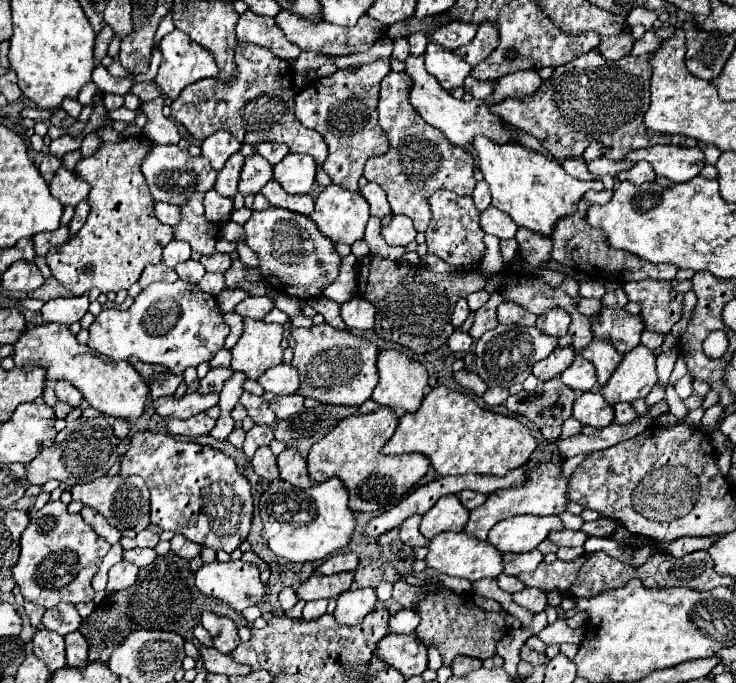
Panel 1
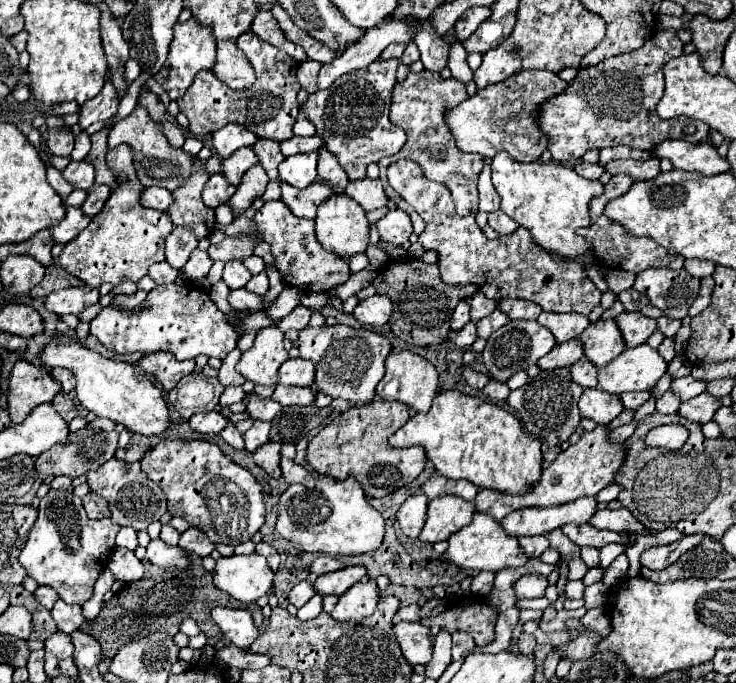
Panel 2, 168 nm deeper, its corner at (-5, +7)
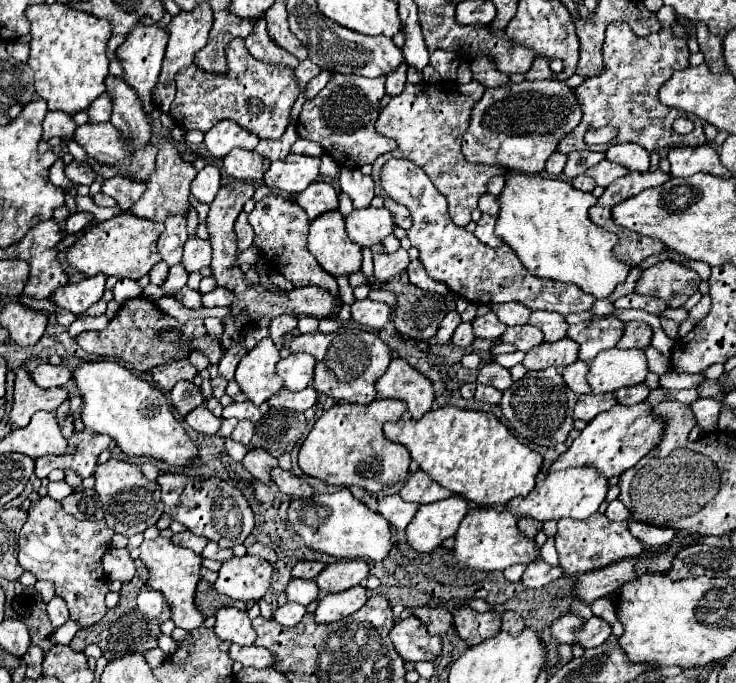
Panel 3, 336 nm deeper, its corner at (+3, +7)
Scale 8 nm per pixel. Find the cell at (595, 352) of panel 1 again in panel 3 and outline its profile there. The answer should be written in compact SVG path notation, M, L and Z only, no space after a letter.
M593 316L587 322L569 326L567 336L579 344L579 360L589 364L601 350L619 342L623 328L625 324L617 316Z

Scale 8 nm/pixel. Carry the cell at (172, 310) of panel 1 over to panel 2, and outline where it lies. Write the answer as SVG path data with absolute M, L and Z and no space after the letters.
M173 282L169 286L157 284L147 294L141 310L127 312L107 306L91 322L91 334L113 354L171 352L177 360L195 358L199 354L223 360L237 344L235 328L225 320L223 312L217 310L209 292L195 282Z

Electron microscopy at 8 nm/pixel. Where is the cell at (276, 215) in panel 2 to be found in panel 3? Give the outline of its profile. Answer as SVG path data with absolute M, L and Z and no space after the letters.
M269 194L255 204L253 212L249 214L249 224L255 232L255 246L263 252L265 260L273 264L295 286L319 286L329 290L331 294L339 294L337 280L329 276L321 266L317 266L317 260L313 260L313 254L307 250L305 236L309 232L309 218L305 210L297 206L297 202Z

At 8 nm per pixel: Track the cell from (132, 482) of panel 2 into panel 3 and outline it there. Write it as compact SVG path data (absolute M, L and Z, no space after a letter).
M109 460L99 464L95 470L95 490L105 510L105 522L109 528L123 536L133 536L137 532L145 532L149 526L155 526L163 514L163 504L159 498L159 486L147 480L137 464L123 460Z

